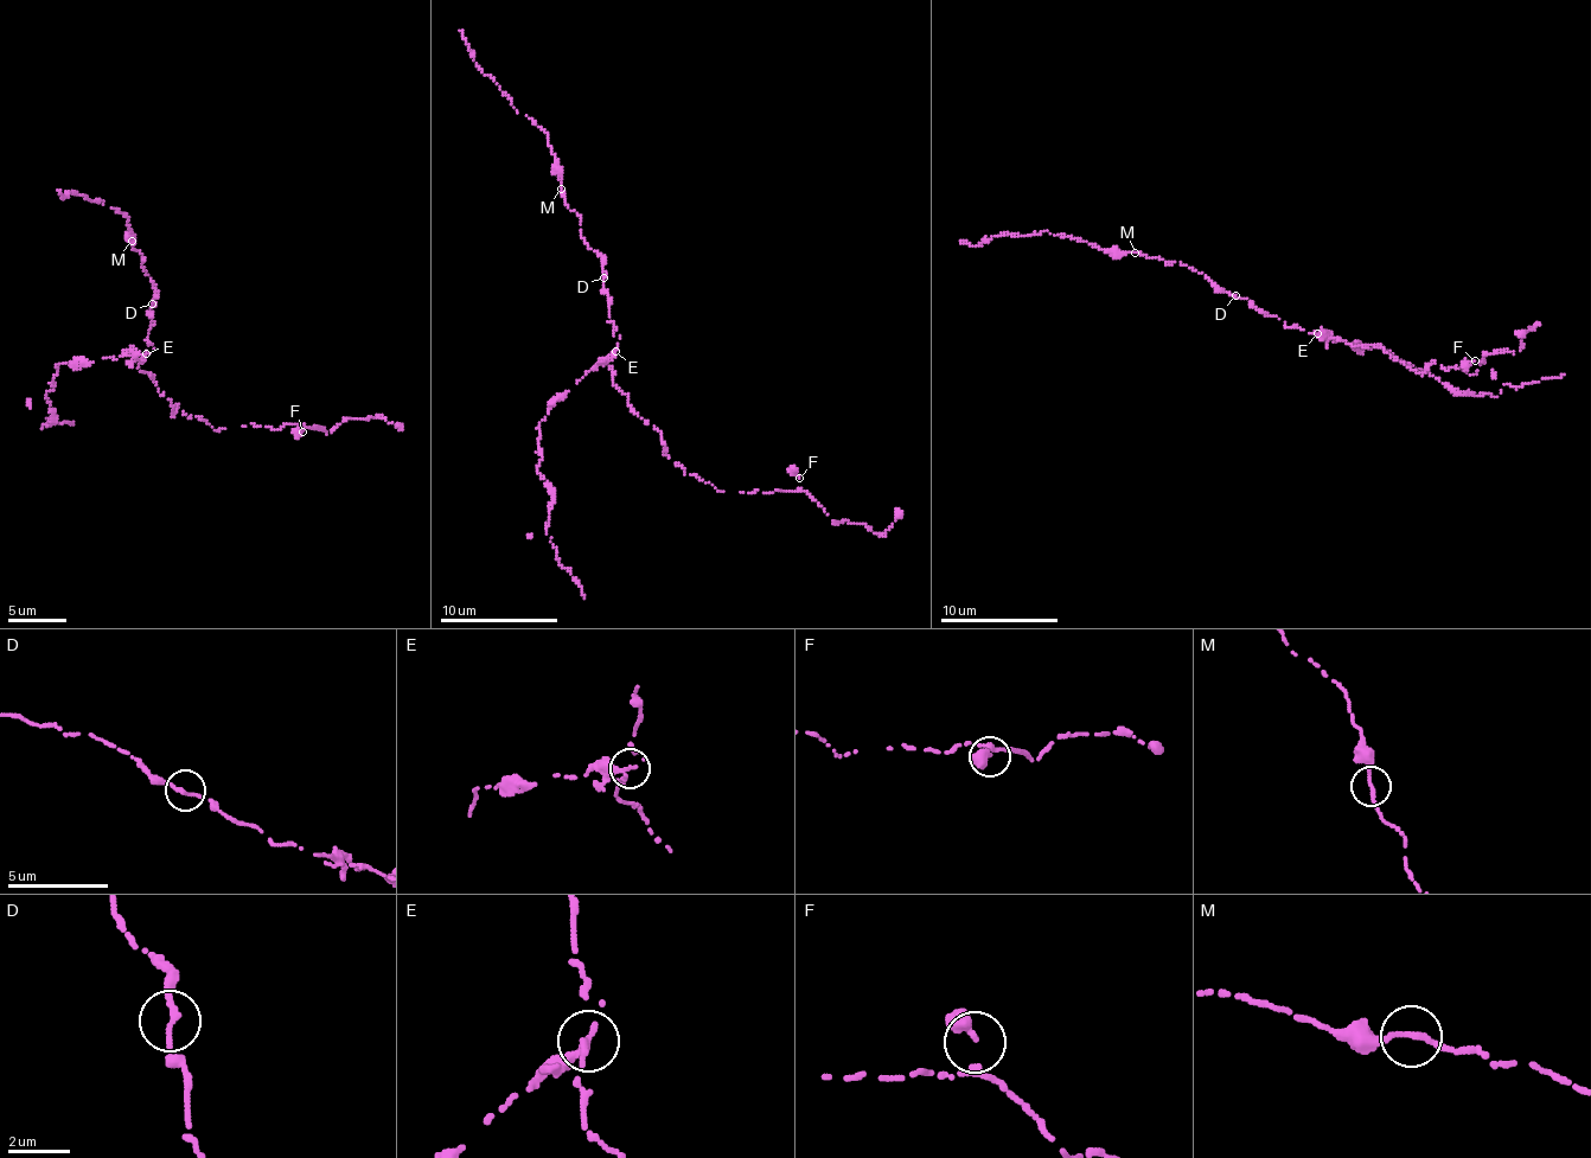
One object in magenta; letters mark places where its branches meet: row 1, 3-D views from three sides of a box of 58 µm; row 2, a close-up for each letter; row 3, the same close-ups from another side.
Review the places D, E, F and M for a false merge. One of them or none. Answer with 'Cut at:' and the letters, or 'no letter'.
Cut at: E

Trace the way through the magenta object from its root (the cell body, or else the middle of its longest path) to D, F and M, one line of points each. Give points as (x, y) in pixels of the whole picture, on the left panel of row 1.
D: (136, 358), (154, 349), (147, 340), (152, 304)
F: (136, 358), (174, 414), (176, 407), (202, 416), (217, 430), (251, 423), (302, 432)
M: (136, 358), (154, 349), (148, 345), (147, 337), (155, 288), (144, 270), (145, 257), (133, 249), (132, 241)

